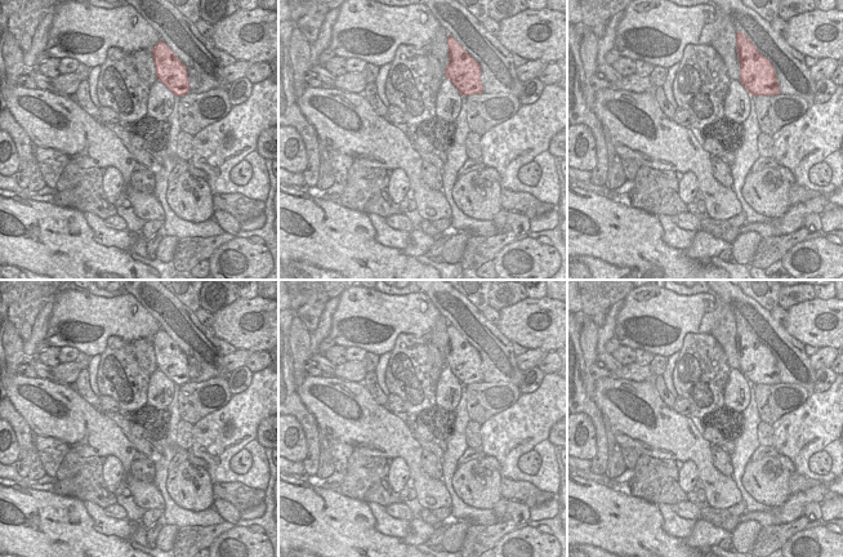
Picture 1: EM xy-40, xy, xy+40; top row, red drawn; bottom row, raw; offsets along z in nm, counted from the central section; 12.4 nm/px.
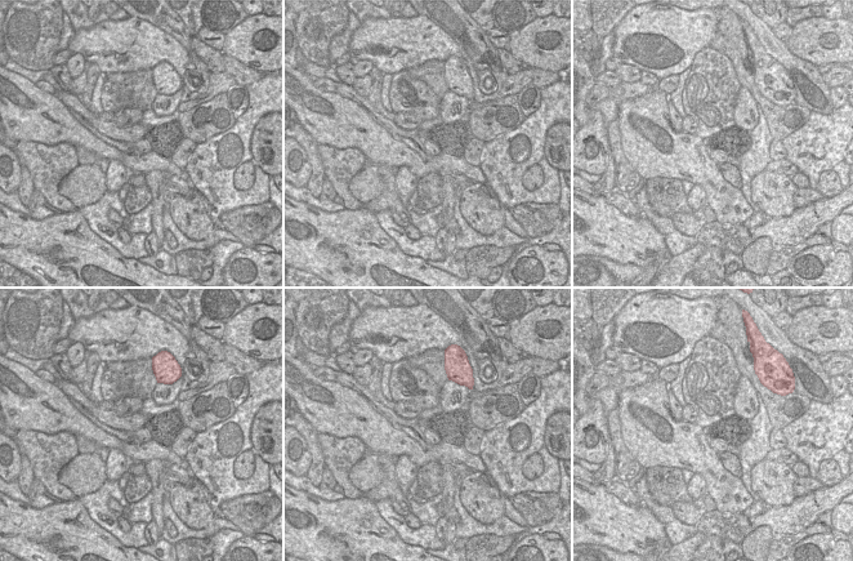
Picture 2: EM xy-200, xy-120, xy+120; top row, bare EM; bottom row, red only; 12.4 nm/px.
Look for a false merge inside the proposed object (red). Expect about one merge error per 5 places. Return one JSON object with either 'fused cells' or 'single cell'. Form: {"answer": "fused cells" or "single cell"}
{"answer": "single cell"}

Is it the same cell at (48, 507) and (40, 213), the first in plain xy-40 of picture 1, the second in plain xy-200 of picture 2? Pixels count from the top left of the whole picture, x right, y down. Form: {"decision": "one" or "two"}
{"decision": "two"}

